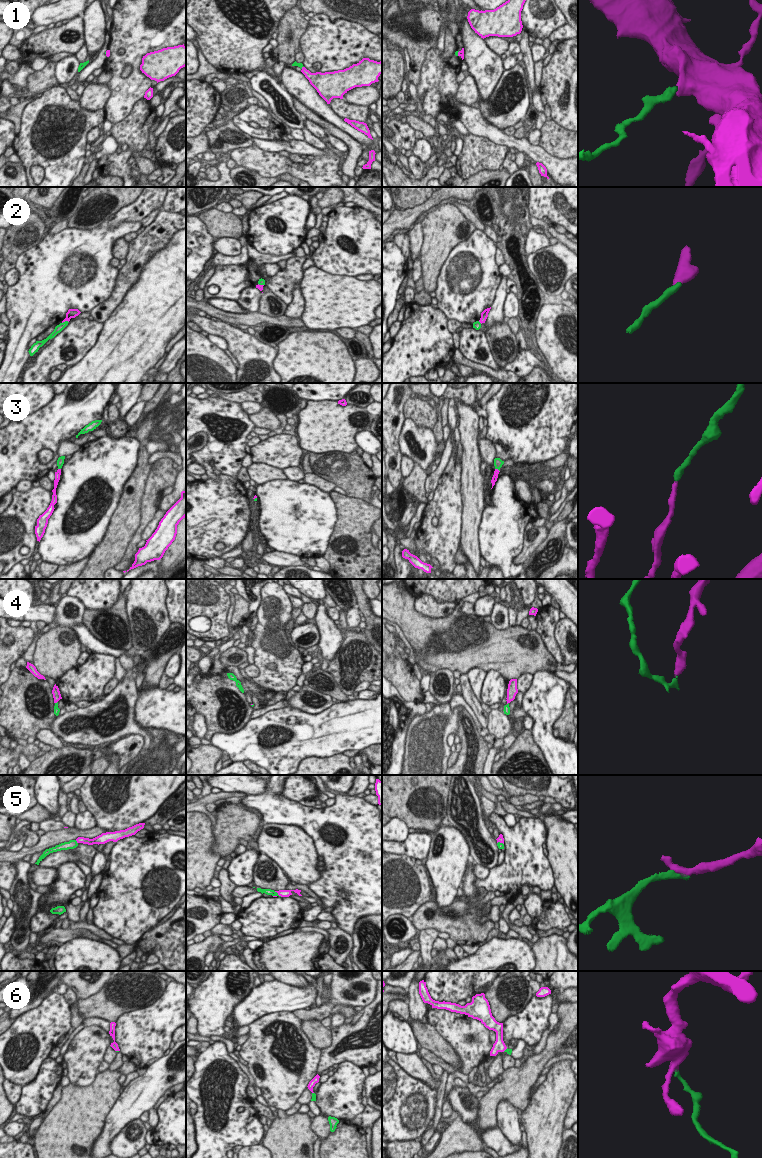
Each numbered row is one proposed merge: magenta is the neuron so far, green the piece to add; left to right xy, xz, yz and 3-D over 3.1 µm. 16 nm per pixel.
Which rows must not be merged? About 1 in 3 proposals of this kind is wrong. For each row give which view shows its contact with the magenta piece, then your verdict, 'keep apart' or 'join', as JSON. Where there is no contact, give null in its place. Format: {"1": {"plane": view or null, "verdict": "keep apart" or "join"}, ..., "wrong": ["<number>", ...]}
{"1": {"plane": "yz", "verdict": "join"}, "2": {"plane": "xy", "verdict": "keep apart"}, "3": {"plane": "yz", "verdict": "join"}, "4": {"plane": "xy", "verdict": "join"}, "5": {"plane": "xz", "verdict": "keep apart"}, "6": {"plane": "yz", "verdict": "join"}, "wrong": ["2", "5"]}

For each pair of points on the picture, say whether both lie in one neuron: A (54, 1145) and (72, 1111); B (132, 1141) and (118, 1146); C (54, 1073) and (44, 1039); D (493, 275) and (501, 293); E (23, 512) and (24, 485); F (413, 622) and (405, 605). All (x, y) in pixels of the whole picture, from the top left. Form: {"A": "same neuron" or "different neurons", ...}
{"A": "same neuron", "B": "same neuron", "C": "different neurons", "D": "different neurons", "E": "different neurons", "F": "same neuron"}

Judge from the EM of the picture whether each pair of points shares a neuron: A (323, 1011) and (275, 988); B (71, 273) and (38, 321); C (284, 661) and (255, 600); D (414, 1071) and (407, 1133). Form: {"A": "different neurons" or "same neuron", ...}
{"A": "different neurons", "B": "same neuron", "C": "different neurons", "D": "different neurons"}

